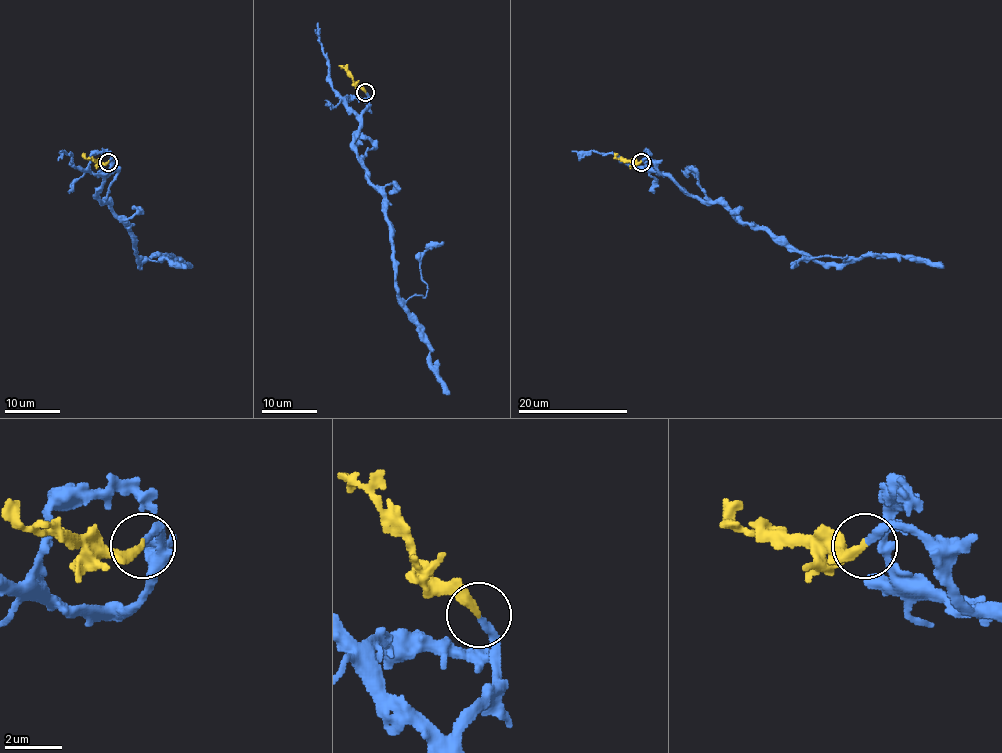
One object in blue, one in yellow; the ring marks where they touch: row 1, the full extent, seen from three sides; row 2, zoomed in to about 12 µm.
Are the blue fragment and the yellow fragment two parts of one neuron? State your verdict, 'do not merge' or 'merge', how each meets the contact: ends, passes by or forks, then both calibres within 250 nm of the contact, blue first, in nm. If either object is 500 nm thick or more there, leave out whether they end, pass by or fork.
merge; blue ends; yellow ends; calibres 240 and 320 nm

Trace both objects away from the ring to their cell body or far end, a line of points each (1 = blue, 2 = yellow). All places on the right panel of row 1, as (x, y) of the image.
1: (641, 161), (649, 158), (681, 187), (825, 263), (915, 256), (944, 268)
2: (641, 161), (618, 160), (614, 153)

